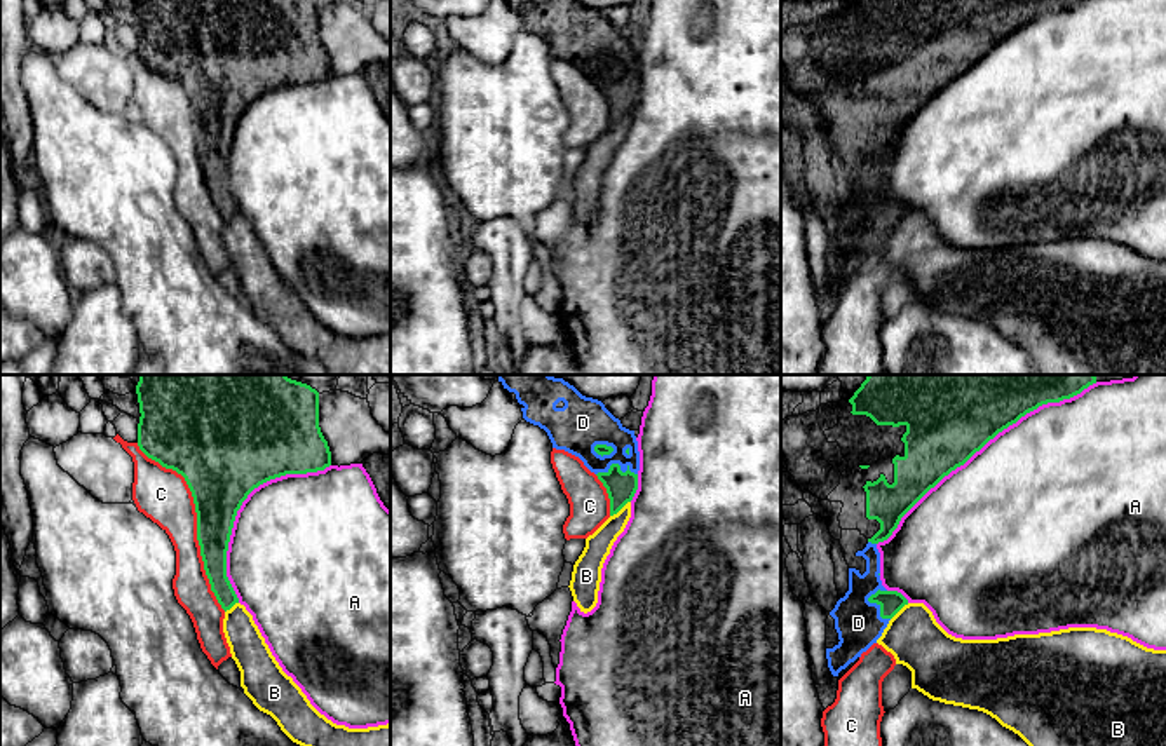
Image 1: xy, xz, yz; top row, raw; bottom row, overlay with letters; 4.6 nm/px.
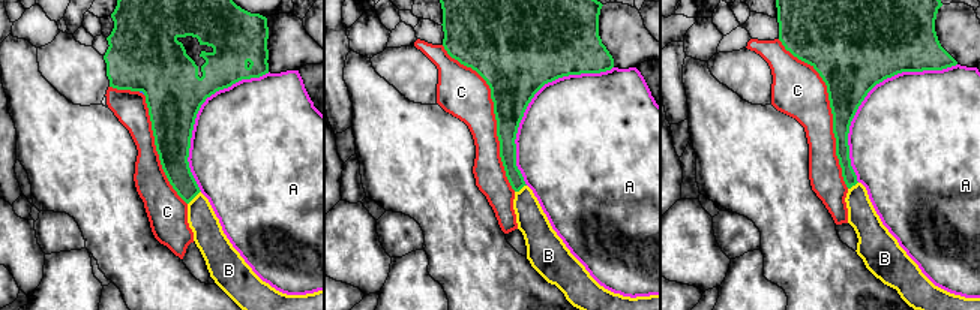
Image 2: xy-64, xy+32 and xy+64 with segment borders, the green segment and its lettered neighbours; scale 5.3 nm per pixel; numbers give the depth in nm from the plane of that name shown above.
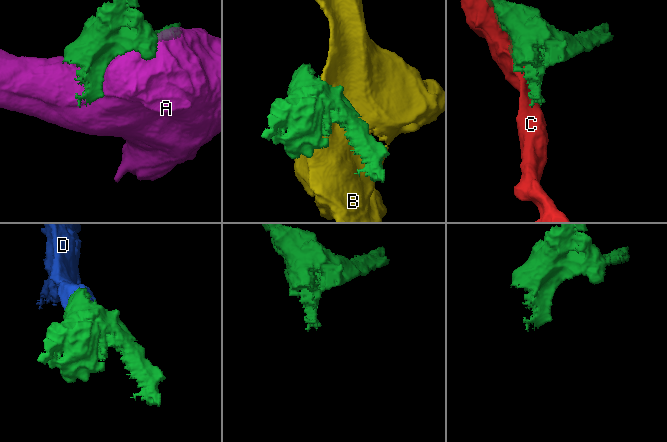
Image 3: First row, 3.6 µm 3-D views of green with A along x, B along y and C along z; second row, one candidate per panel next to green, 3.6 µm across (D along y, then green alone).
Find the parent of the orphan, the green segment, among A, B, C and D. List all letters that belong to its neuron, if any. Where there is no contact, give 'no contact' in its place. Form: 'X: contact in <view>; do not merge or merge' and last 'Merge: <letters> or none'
A: contact in yz; do not merge
B: contact in xz; do not merge
C: contact in xy; do not merge
D: contact in xz; merge
Merge: D

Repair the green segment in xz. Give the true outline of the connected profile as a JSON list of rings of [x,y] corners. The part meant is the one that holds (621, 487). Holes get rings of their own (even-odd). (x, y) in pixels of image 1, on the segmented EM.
[[[498,375],[498,382],[516,394],[523,418],[547,432],[552,448],[579,457],[598,476],[610,498],[610,516],[633,500],[638,441],[601,401],[551,375]]]

